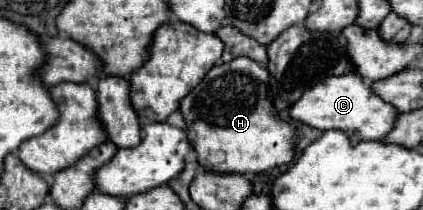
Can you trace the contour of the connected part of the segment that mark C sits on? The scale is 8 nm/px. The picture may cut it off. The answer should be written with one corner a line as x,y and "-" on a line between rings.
353,72
321,80
319,84
303,92
303,96
289,110
289,116
297,122
303,122
317,130
341,130
357,142
383,140
383,136
393,128
395,114
395,108
391,108
391,104
383,104
383,100
379,100
379,96
371,92
369,82
359,80
359,76
355,76

